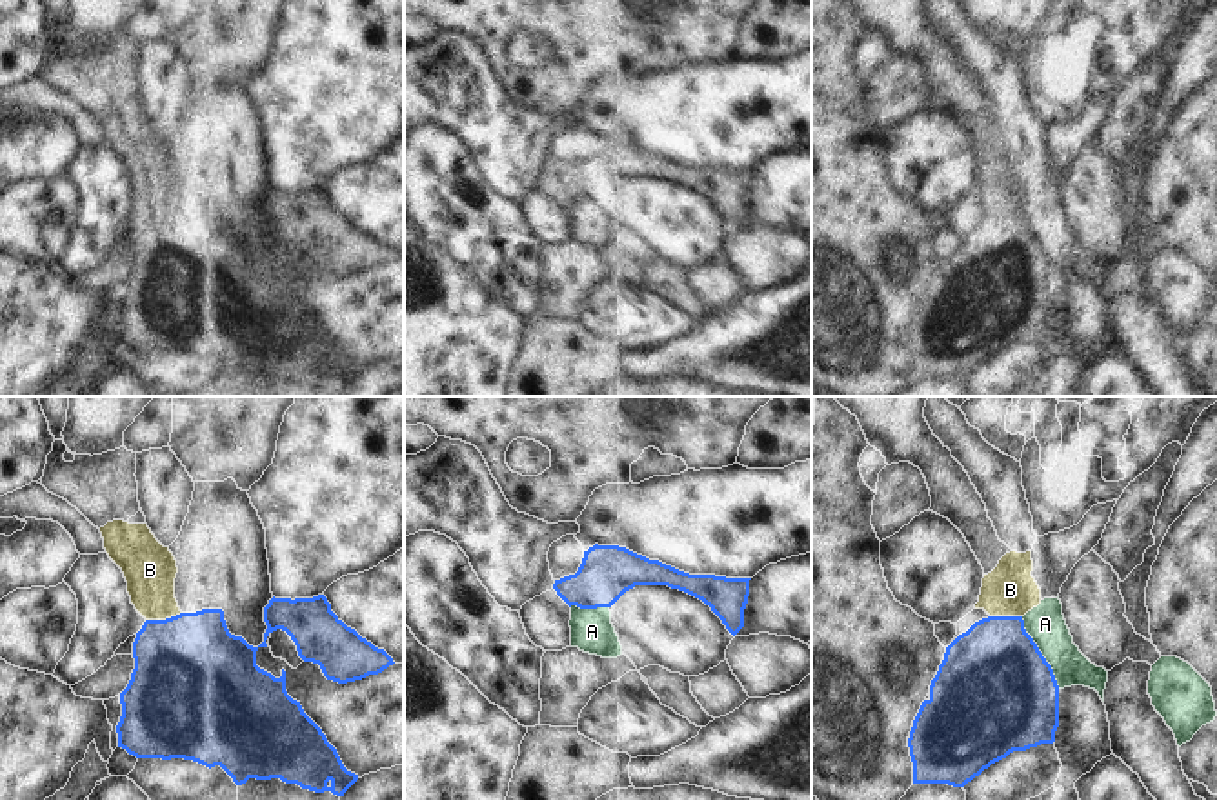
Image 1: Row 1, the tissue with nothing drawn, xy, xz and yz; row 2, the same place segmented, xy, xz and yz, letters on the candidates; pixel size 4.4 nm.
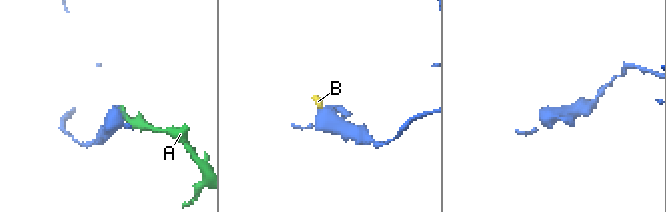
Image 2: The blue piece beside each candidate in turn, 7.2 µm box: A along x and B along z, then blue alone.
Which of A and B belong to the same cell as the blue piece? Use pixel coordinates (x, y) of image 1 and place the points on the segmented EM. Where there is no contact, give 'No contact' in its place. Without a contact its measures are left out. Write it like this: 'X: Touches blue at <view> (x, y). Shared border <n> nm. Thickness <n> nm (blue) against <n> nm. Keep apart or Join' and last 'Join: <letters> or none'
A: Touches blue at yz (1041, 653). Shared border 360 nm. Thickness 500 nm (blue) against 170 nm. Keep apart
B: Touches blue at xy (162, 620). Shared border 170 nm. Thickness 480 nm (blue) against 240 nm. Join
Join: B.

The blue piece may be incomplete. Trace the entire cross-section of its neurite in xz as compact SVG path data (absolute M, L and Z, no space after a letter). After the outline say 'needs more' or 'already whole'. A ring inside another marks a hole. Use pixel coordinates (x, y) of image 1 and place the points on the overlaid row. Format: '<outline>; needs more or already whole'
M595 544L584 551L578 571L555 580L553 589L569 607L597 609L611 607L635 585L668 585L709 605L735 636L744 627L749 580L689 575L626 547Z; already whole

